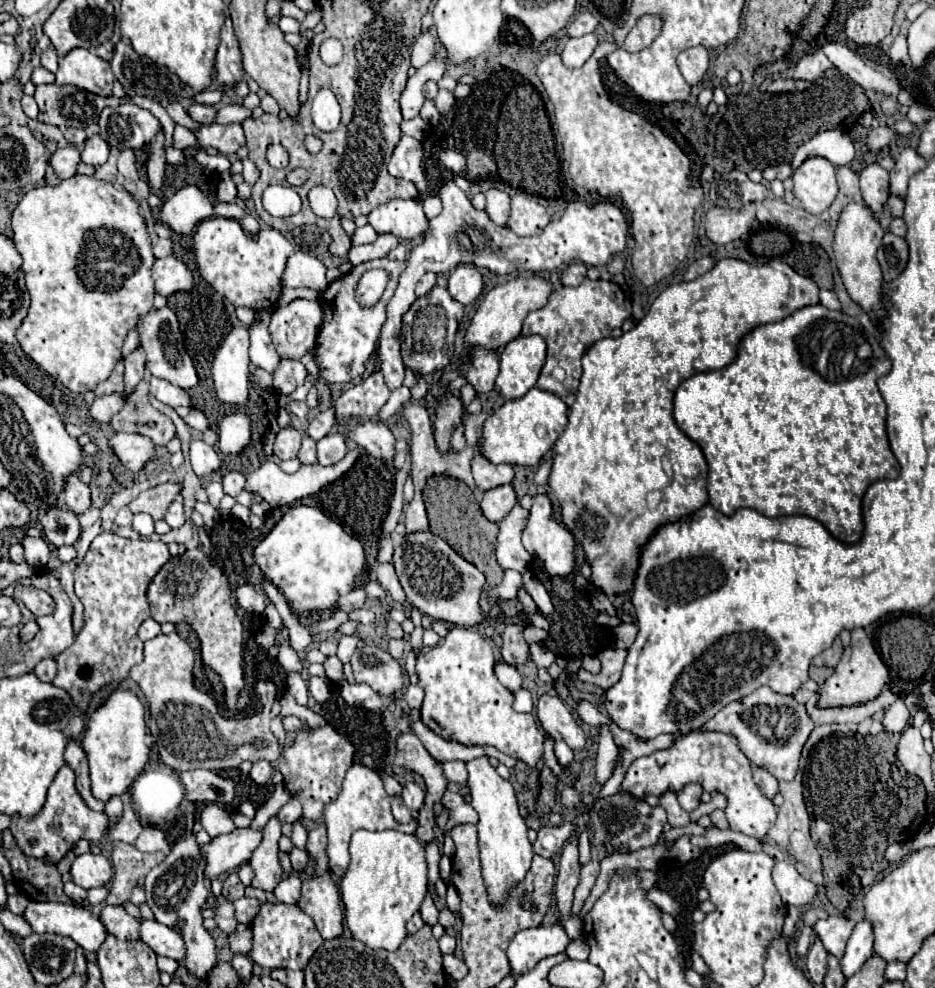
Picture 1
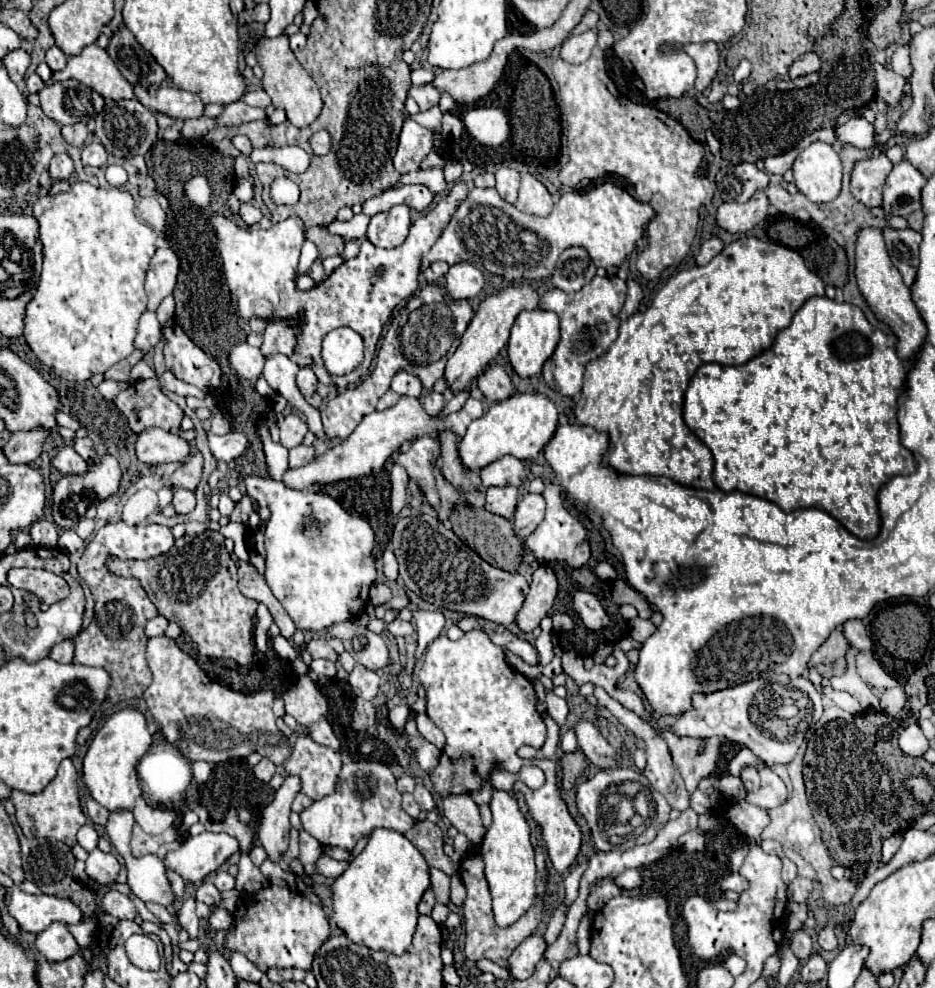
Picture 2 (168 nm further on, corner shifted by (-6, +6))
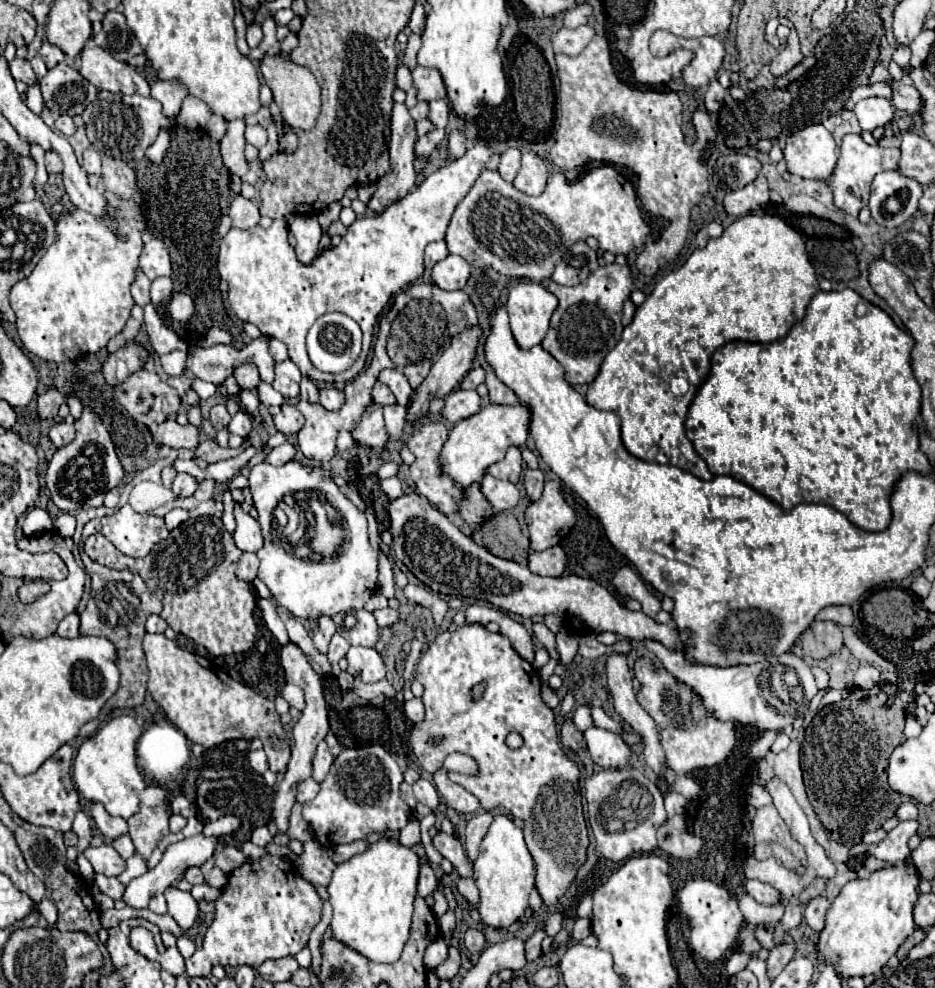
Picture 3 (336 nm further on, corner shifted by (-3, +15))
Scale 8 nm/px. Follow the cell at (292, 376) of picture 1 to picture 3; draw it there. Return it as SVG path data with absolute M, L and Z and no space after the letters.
M304 377L300 383L300 397L308 403L318 403L318 387L314 385L312 379Z

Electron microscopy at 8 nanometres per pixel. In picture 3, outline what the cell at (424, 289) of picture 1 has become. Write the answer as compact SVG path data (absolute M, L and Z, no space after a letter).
M436 241L436 243L430 243L426 247L426 257L424 257L424 265L426 265L426 277L428 277L428 271L442 259L446 259L448 255L448 249L446 249L446 243L444 241Z

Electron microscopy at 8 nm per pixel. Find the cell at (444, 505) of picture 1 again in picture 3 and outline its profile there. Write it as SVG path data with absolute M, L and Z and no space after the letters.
M492 515L480 531L472 533L472 539L488 547L490 553L502 559L514 559L520 565L528 563L528 551L530 551L530 541L522 533L518 521L514 515Z

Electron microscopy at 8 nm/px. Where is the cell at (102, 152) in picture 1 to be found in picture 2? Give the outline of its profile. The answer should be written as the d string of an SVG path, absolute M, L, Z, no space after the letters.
M93 138L89 144L85 144L83 146L83 154L81 154L85 166L105 166L107 164L107 156L109 154L107 154L105 146L97 138Z

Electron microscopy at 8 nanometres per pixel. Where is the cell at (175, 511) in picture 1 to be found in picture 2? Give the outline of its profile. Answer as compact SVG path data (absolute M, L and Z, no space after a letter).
M175 490L171 504L177 514L189 514L195 508L195 494L189 490Z

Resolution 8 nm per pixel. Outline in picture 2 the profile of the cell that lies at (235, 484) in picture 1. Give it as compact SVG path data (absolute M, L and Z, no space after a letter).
M243 476L241 480L247 494L271 510L265 526L265 580L295 626L321 632L361 614L369 600L369 588L377 578L371 526L363 518L351 516L327 494L301 492L261 476Z

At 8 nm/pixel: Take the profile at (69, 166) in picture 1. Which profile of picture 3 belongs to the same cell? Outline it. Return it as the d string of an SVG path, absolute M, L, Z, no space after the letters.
M52 151L46 153L46 169L48 169L50 175L58 175L58 173L62 173L62 161L60 161L58 153L52 153Z

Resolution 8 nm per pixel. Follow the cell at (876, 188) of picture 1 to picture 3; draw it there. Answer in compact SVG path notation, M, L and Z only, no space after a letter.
M856 133L844 135L842 145L840 145L840 157L836 163L834 173L828 177L828 187L832 189L834 195L834 205L836 209L844 211L846 215L856 217L858 211L868 203L870 197L870 183L874 179L876 173L880 171L888 171L888 169L896 169L900 161L900 149L884 149L880 145L868 145L864 143L864 139Z

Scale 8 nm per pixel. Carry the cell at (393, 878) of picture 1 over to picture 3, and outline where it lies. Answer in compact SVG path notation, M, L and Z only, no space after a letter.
M382 839L374 845L370 845L368 851L358 853L352 859L340 863L334 869L332 881L328 885L330 905L334 911L334 917L330 923L334 939L342 941L344 945L358 951L360 955L364 955L370 961L376 961L376 963L398 961L398 957L404 949L404 943L408 939L408 931L410 931L410 919L412 919L414 899L416 899L418 869L420 869L418 855L410 847L404 847L400 843L392 843L388 839Z

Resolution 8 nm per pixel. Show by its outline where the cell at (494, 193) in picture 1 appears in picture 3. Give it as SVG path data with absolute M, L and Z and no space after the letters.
M508 149L508 151L504 151L504 153L502 153L500 167L498 167L502 179L514 181L518 169L520 169L520 151L518 151L518 149Z

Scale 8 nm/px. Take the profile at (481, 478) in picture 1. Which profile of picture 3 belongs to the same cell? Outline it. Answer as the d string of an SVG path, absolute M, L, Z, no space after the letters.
M510 447L502 461L498 461L498 463L488 467L488 473L494 475L496 479L518 483L520 473L522 473L522 455L520 455L520 449L518 447Z

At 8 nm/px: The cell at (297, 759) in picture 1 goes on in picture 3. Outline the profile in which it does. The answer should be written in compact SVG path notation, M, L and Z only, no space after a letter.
M320 741L318 749L316 749L316 755L314 755L314 761L312 761L312 765L314 765L312 777L314 777L316 781L324 781L324 777L328 775L330 765L332 765L332 761L334 761L334 755L328 751L326 741Z

